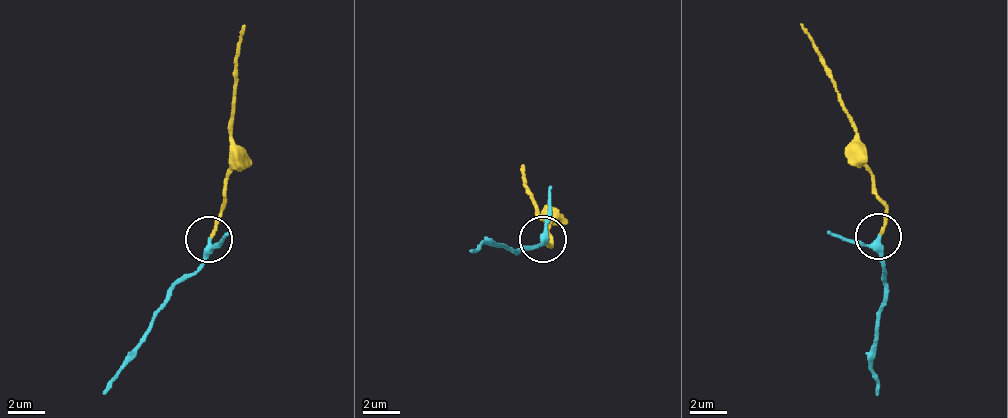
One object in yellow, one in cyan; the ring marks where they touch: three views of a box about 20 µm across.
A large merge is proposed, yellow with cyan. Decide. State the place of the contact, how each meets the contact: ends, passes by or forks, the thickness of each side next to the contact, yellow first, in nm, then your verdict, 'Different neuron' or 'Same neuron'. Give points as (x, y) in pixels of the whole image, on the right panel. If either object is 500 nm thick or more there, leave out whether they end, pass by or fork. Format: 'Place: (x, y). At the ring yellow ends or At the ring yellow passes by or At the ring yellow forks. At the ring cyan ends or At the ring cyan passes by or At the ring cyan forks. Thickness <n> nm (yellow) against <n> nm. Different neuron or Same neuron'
Place: (878, 236). At the ring yellow ends. At the ring cyan passes by. Thickness 160 nm (yellow) against 280 nm. Same neuron

